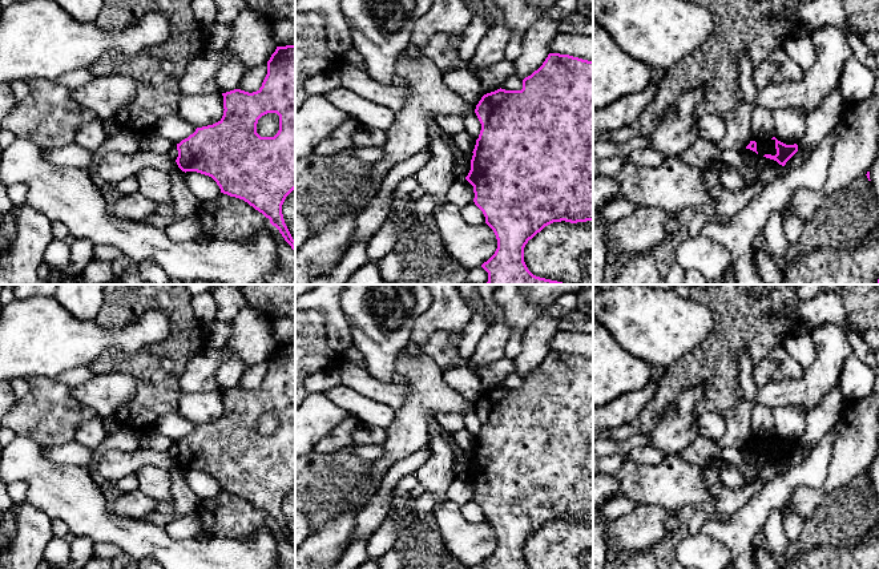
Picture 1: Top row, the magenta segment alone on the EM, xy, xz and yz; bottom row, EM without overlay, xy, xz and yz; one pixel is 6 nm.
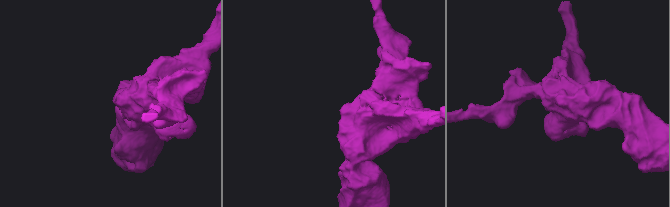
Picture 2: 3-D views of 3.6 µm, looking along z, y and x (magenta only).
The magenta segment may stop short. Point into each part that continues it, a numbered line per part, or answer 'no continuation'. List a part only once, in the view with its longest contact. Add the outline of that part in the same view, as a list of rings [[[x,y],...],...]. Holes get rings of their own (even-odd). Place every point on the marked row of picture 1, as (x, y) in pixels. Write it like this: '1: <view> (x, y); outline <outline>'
no continuation

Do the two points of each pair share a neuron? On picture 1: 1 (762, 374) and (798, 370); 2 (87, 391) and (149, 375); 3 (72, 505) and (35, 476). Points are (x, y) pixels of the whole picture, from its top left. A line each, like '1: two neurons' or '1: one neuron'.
1: one neuron
2: two neurons
3: one neuron

